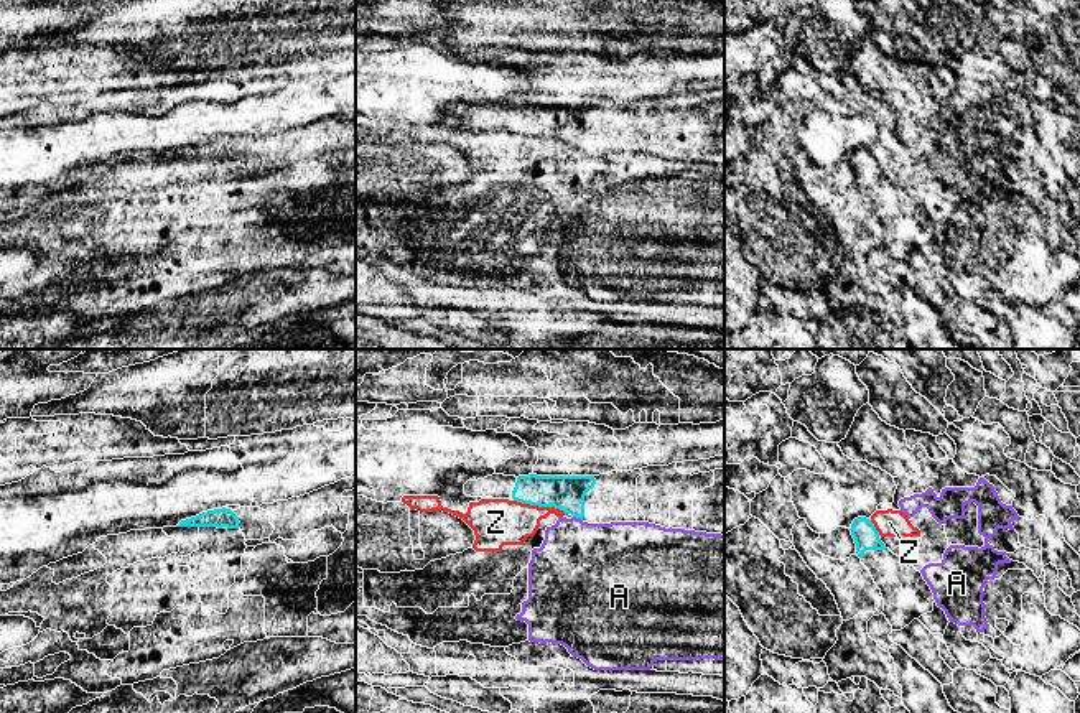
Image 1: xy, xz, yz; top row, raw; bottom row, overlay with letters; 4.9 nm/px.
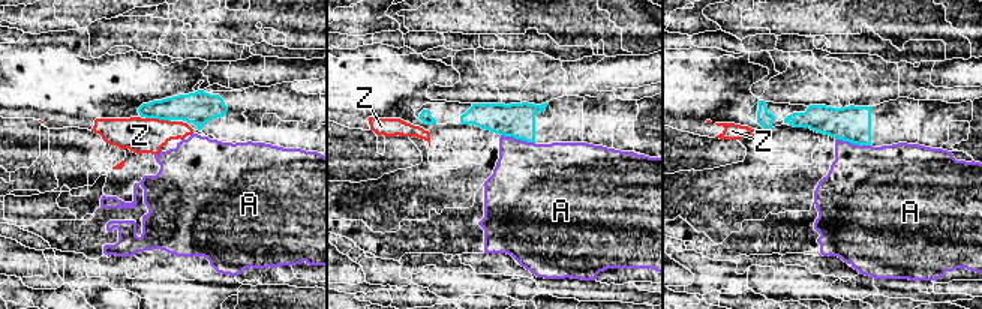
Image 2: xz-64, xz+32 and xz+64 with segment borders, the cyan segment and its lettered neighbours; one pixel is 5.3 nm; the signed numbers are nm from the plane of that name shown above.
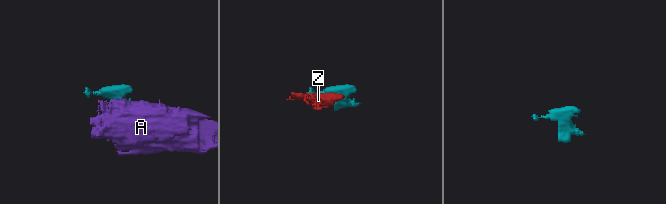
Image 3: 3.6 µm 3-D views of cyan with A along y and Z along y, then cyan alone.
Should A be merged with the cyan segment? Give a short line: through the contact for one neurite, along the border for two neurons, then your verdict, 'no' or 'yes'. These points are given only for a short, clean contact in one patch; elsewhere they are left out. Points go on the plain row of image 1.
line xz (573, 147), (581, 152); no

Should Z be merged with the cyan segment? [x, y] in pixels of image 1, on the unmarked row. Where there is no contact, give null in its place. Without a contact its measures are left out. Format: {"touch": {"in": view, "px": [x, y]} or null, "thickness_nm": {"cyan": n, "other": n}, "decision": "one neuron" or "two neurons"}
{"touch": {"in": "xz", "px": [540, 137]}, "thickness_nm": {"cyan": 180, "other": 240}, "decision": "two neurons"}

